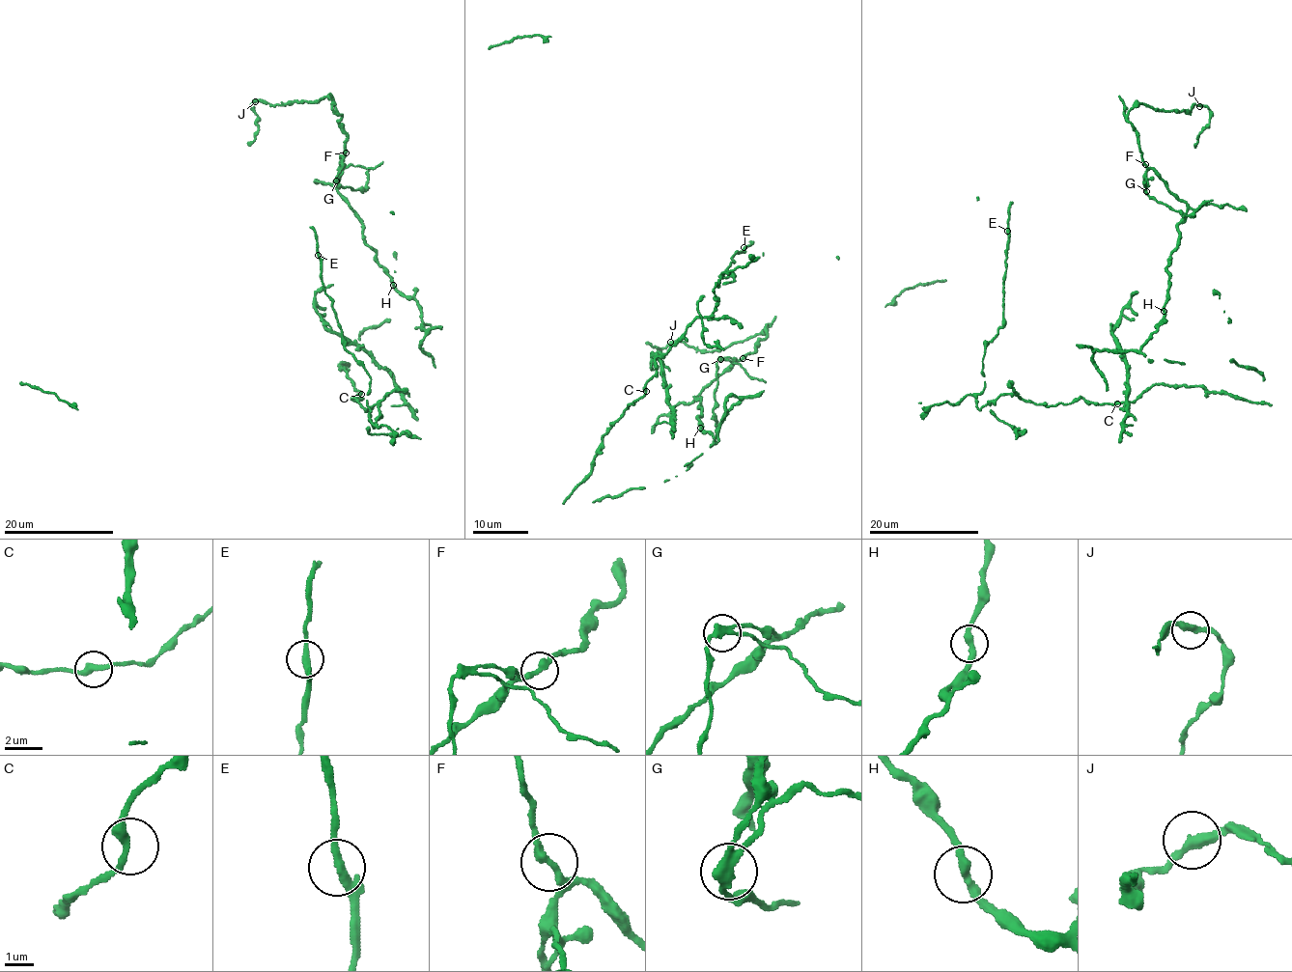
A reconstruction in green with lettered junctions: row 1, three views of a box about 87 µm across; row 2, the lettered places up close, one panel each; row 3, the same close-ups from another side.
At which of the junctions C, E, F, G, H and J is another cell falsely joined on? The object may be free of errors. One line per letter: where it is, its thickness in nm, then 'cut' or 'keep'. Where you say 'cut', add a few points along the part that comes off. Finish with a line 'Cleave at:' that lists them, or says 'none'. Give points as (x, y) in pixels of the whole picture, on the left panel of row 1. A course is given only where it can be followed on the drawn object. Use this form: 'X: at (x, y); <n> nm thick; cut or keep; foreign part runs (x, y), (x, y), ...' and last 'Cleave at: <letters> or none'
C: at (361, 394); 320 nm thick; keep
E: at (318, 255); 280 nm thick; keep
F: at (346, 152); 280 nm thick; keep
G: at (336, 180); 280 nm thick; cut; foreign part runs (336, 180), (341, 171), (350, 166), (374, 169), (382, 161)
H: at (393, 285); 280 nm thick; keep
J: at (255, 101); 320 nm thick; keep
Cleave at: G

